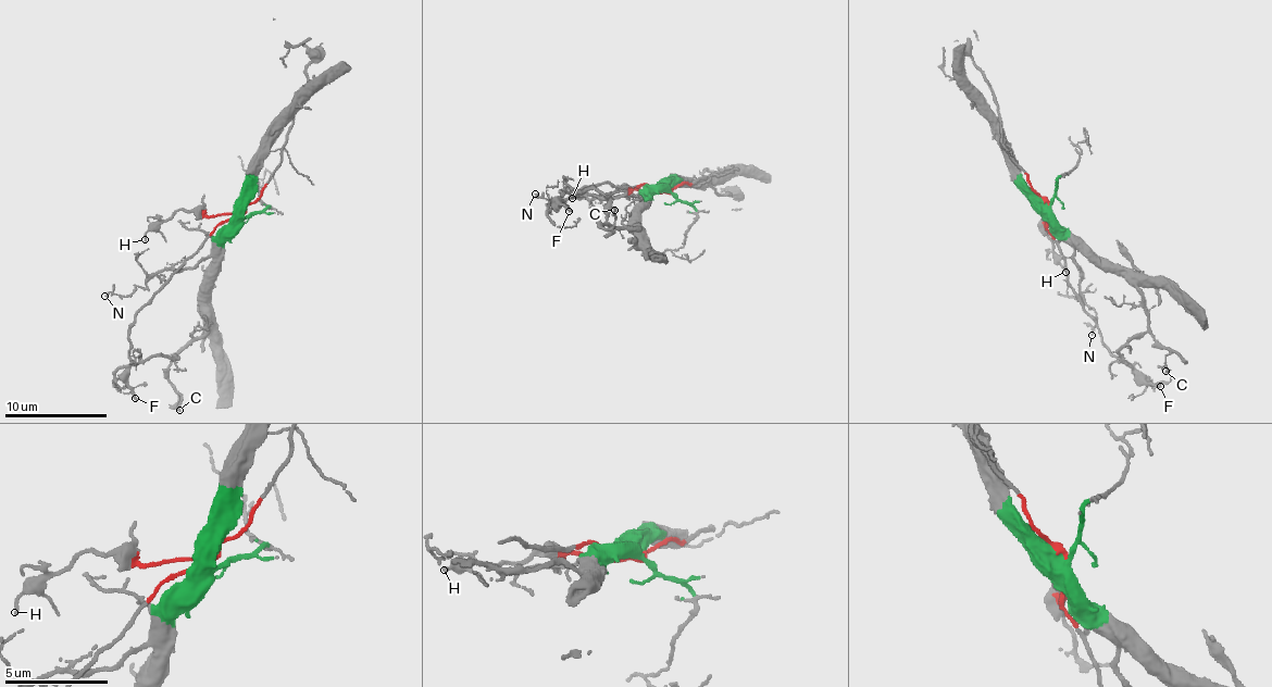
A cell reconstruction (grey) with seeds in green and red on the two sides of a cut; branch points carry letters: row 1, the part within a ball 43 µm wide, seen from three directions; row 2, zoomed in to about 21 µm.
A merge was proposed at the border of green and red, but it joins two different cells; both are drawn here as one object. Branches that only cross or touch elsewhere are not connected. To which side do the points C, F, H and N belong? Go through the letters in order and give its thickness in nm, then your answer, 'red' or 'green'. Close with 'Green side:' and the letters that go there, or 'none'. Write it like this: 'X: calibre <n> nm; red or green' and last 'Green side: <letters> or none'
C: calibre 160 nm; green
F: calibre 200 nm; red
H: calibre 120 nm; red
N: calibre 90 nm; green
Green side: C, N

